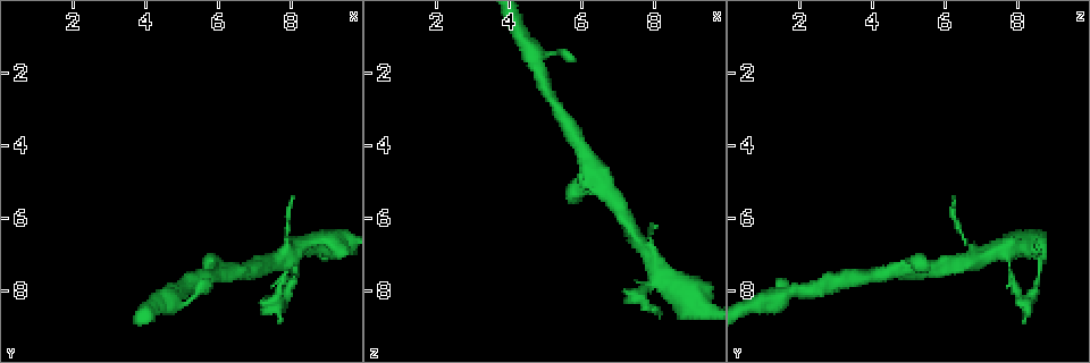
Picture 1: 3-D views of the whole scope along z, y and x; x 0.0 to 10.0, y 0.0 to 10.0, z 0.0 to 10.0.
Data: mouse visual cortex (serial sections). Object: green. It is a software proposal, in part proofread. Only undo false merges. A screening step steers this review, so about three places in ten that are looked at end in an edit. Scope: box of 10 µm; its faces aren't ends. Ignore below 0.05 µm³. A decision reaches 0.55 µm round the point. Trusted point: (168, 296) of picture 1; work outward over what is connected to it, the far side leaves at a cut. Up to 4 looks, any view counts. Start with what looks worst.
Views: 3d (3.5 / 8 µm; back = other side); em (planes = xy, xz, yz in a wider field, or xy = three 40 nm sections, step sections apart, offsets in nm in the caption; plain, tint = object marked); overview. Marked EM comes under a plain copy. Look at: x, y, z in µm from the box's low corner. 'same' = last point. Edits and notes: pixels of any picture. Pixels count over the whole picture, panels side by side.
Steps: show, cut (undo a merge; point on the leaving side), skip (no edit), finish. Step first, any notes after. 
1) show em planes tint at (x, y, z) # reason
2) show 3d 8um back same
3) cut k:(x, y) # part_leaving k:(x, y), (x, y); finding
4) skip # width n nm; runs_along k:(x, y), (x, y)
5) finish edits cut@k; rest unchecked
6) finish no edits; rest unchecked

show 3d 8um at (6.40, 7.50, 4.80) # three-way junction

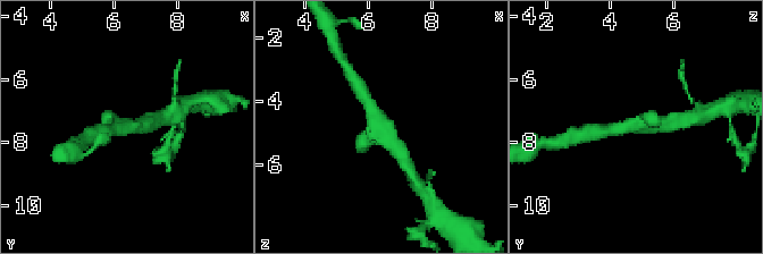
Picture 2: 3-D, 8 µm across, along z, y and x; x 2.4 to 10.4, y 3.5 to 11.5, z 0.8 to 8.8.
show em xy step 5 tint same # arms 3; arm_widths 250, 400, 450 nm; now the EM

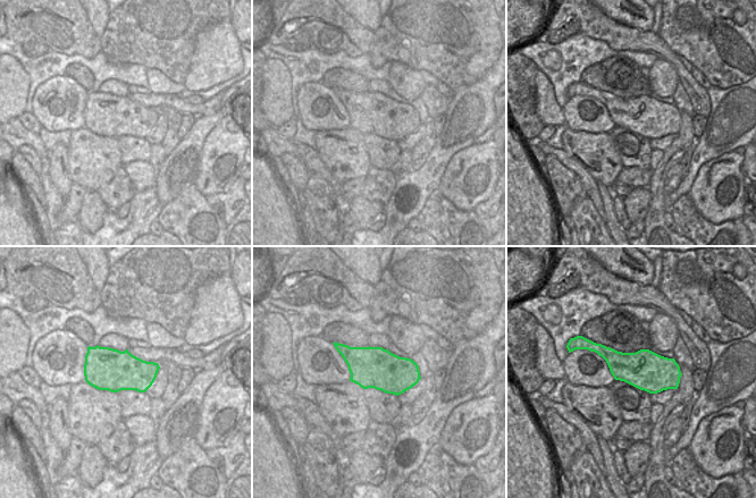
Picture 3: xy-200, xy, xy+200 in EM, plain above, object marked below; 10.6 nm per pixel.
skip # width 440 nm; runs_along 2:(365, 96), (375, 120), (400, 151); all the same cell

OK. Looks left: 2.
show 3d 8um at (7.55, 8.25, 8.20) # abrupt turn

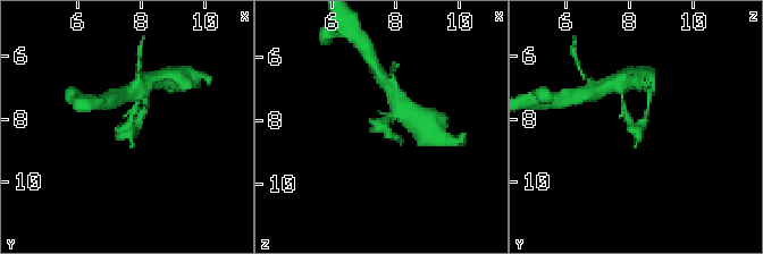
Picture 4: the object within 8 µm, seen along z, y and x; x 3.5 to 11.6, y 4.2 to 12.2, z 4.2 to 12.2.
show em xy step 5 tint same # need the tissue

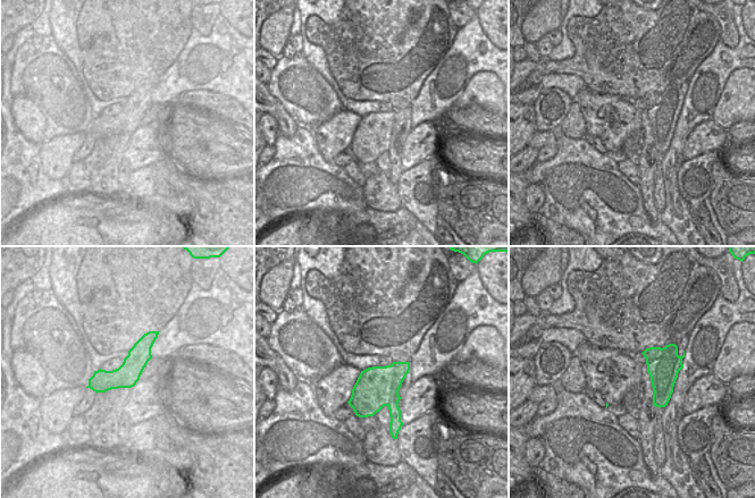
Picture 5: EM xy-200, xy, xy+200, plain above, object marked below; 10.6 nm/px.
cut 4:(145, 104) # part_leaving 4:(639, 125), (646, 117), (650, 86); two cells meet here

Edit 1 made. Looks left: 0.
finish edits cut@4; rest unchecked

